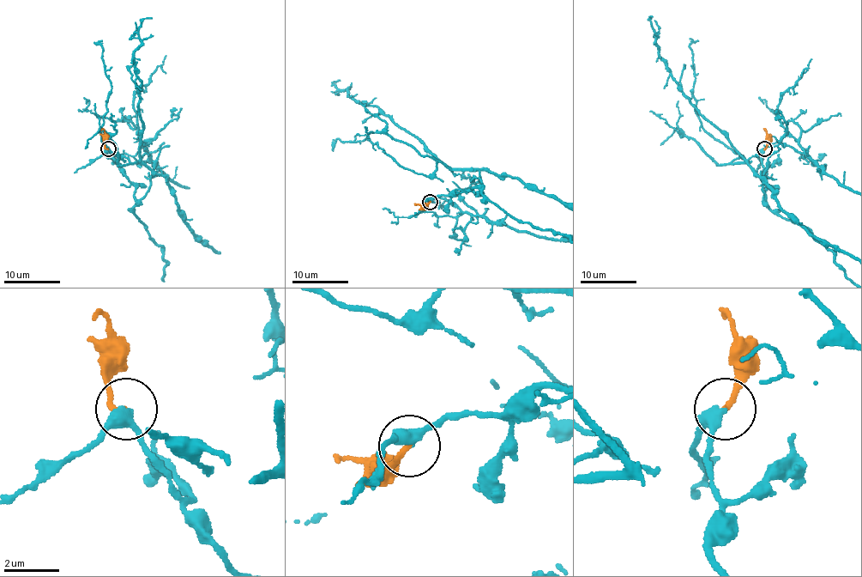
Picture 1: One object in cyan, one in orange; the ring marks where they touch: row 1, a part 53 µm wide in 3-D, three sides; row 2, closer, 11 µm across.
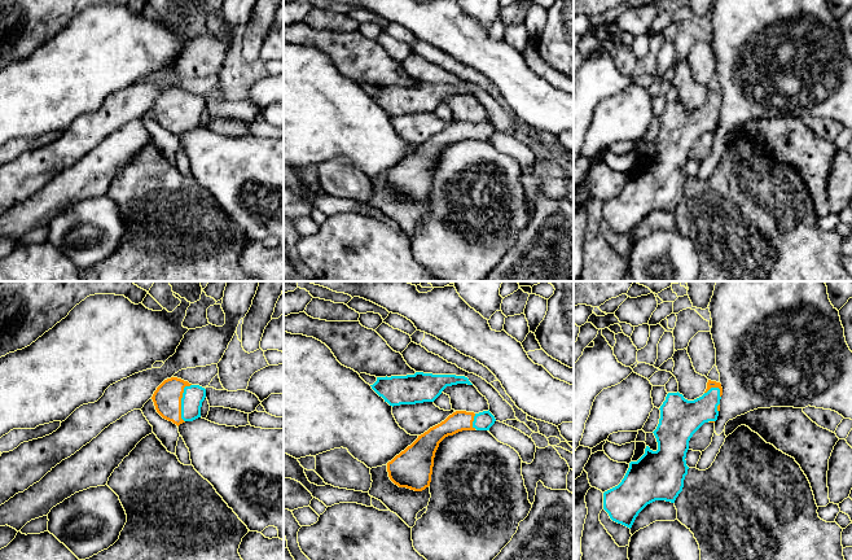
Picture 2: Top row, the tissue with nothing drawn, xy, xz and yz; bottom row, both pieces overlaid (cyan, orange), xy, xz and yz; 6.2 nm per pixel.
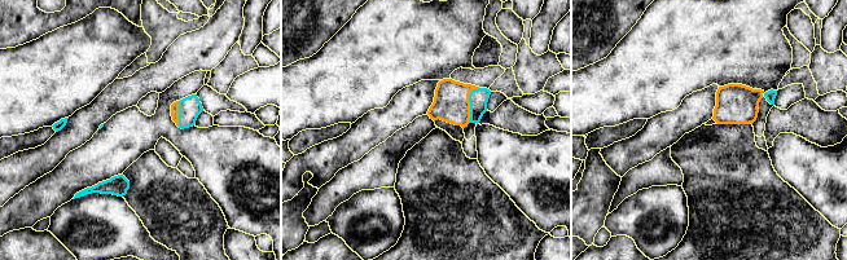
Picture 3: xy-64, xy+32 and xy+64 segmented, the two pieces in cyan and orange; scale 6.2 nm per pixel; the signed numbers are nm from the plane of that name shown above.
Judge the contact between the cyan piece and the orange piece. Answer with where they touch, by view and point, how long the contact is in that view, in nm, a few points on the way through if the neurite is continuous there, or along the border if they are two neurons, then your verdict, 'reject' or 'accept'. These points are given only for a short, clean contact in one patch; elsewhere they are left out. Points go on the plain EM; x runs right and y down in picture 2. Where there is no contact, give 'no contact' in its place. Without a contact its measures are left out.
xy (181, 112) | 240 nm | across xy (193, 105), (181, 112), (167, 108) | accept

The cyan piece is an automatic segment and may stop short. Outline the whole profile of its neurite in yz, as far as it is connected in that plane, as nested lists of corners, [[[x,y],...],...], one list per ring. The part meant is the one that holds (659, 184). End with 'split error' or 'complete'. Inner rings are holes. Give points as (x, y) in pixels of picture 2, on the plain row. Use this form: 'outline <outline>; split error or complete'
outline [[[711,89],[707,92],[704,104],[694,110],[685,109],[678,101],[667,104],[659,118],[659,134],[653,141],[658,152],[658,159],[653,161],[646,156],[645,163],[637,171],[629,172],[622,192],[603,202],[603,219],[612,231],[631,239],[638,223],[647,214],[655,210],[675,213],[682,201],[684,189],[689,179],[685,170],[689,150],[704,132],[715,132],[717,130],[721,105],[721,93]]]; split error

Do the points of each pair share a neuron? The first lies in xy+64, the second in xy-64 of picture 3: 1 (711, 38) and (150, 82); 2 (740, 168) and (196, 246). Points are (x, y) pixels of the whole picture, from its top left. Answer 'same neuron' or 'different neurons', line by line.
1: different neurons
2: same neuron

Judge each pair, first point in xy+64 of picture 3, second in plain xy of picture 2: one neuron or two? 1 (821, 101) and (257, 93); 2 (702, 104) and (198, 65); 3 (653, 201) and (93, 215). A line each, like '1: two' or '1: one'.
1: two
2: one
3: one

